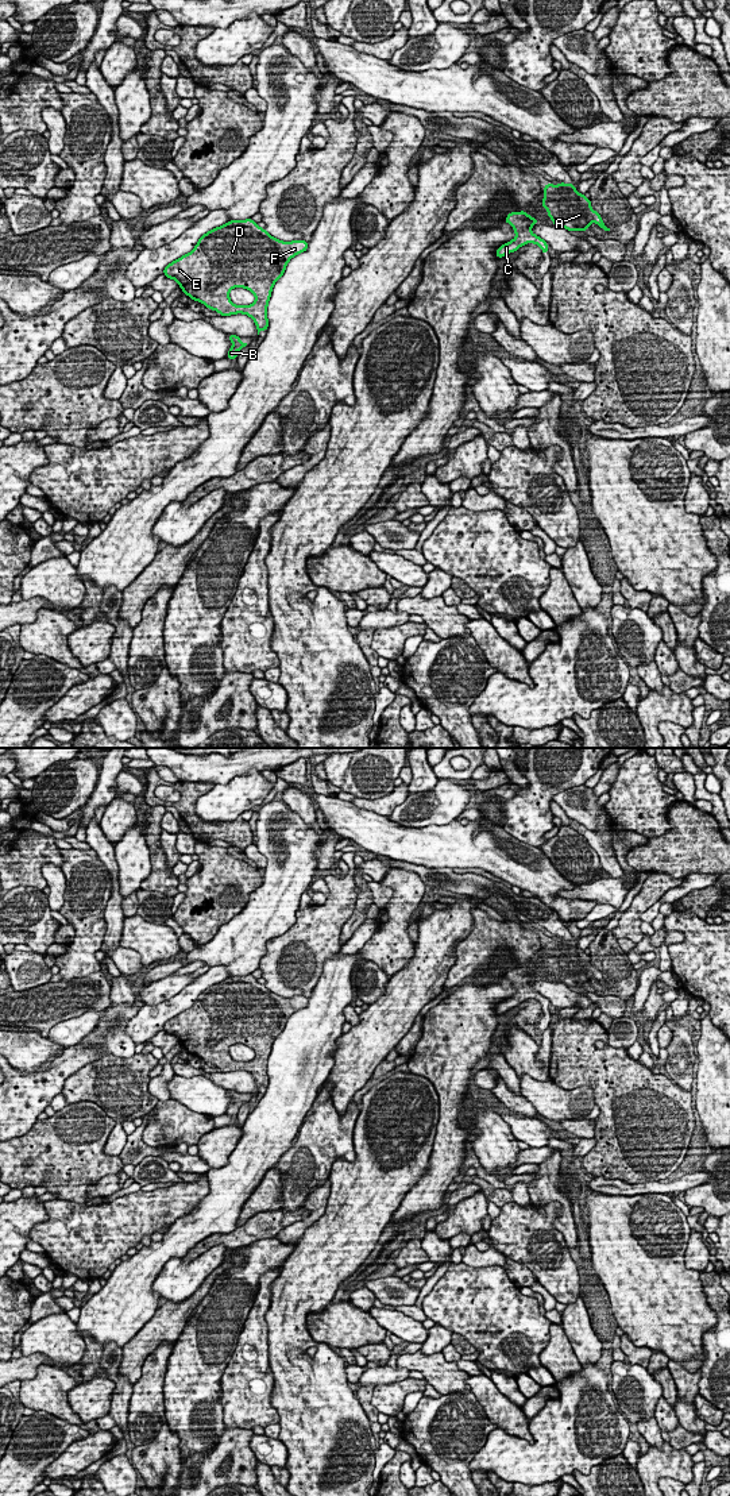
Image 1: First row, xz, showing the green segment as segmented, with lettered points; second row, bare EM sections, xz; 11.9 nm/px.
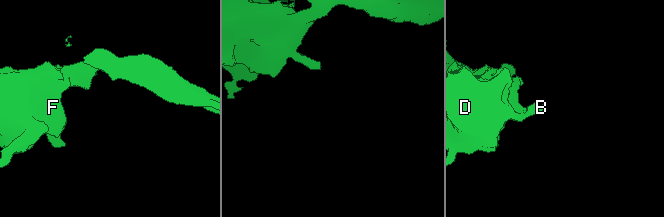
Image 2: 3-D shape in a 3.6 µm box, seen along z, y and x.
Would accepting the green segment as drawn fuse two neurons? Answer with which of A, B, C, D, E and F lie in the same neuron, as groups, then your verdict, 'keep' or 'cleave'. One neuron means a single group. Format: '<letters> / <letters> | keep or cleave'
A B C D E F | keep

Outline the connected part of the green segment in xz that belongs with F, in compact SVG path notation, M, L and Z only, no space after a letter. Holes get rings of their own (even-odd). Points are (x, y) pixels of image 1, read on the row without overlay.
M252 975L231 976L204 990L194 1005L173 1017L163 1025L163 1030L178 1038L184 1050L193 1057L204 1060L216 1067L220 1072L243 1069L250 1072L259 1088L267 1087L267 1063L275 1038L283 1032L291 1014L305 1009L308 998L283 998L271 992ZM233 1044L244 1044L254 1049L255 1057L251 1061L235 1061L229 1054Z

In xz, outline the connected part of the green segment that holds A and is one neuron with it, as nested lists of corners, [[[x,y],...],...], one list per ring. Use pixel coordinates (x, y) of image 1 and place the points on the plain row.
[[[551,938],[544,942],[544,956],[541,961],[546,965],[549,975],[555,982],[564,983],[568,987],[586,987],[594,978],[602,986],[610,987],[603,980],[602,972],[591,964],[590,955],[580,951],[575,941]]]

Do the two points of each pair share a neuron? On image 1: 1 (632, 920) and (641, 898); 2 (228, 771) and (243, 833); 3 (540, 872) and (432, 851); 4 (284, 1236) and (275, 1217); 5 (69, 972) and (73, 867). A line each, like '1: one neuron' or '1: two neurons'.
1: one neuron
2: two neurons
3: one neuron
4: two neurons
5: one neuron

